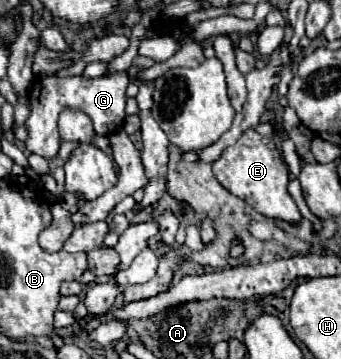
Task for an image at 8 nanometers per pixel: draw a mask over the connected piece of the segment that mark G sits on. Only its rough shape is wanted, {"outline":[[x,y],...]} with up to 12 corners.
{"outline":[[128,71],[38,79],[26,149],[54,159],[68,107],[98,135],[126,119]]}

